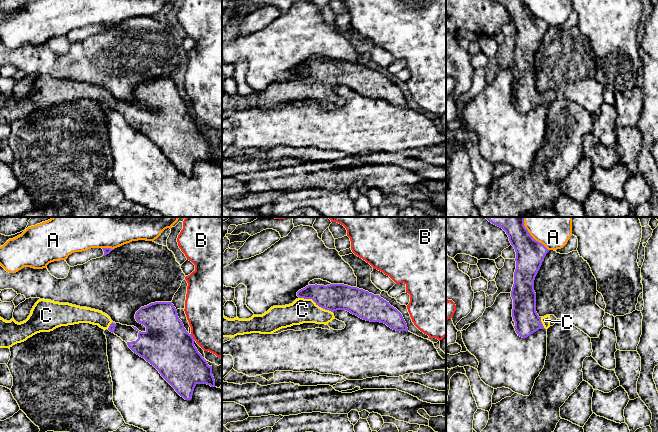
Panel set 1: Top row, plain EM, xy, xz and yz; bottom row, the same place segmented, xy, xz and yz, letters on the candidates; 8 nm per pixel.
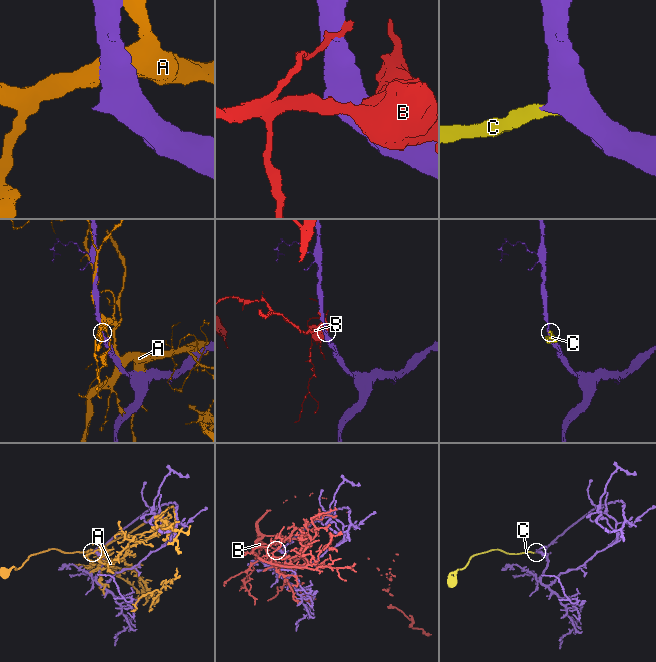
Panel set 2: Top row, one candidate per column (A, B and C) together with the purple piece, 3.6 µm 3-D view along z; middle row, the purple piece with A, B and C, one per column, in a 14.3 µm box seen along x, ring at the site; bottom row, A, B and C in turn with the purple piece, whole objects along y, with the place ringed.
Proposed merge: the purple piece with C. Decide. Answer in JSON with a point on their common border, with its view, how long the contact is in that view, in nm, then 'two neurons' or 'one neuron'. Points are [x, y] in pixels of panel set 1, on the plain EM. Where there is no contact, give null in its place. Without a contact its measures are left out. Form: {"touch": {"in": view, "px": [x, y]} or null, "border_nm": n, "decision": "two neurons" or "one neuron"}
{"touch": {"in": "xz", "px": [316, 79]}, "border_nm": 300, "decision": "one neuron"}

